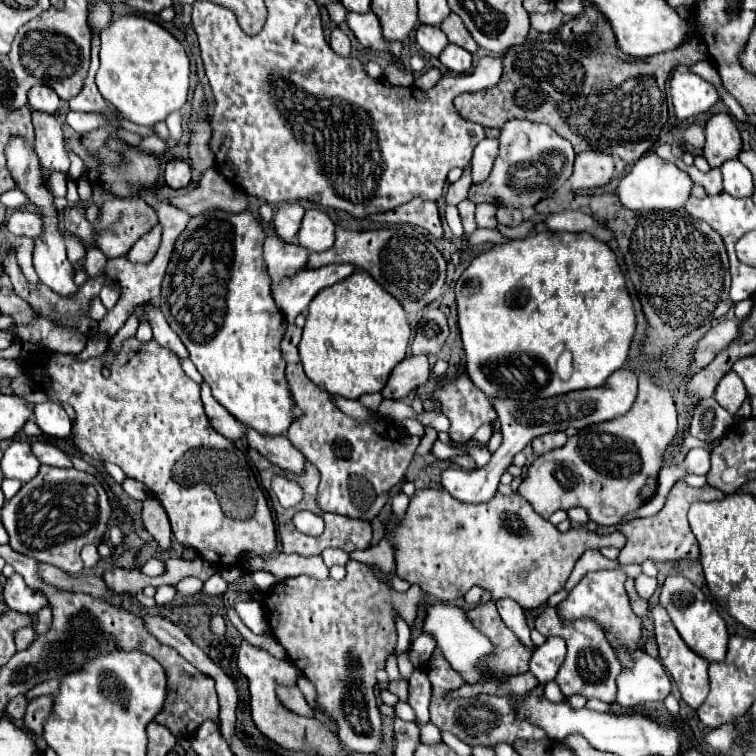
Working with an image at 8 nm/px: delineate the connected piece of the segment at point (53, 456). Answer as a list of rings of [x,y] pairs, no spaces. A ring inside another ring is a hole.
[[[31,441],[29,443],[31,449],[33,449],[33,455],[43,463],[43,465],[53,465],[53,467],[71,467],[71,461],[67,459],[67,455],[51,445],[51,443],[45,443],[45,441]]]

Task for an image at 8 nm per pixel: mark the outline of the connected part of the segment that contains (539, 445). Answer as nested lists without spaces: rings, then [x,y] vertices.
[[[559,431],[559,433],[541,435],[541,437],[533,439],[531,445],[533,445],[535,455],[543,455],[543,453],[547,453],[547,451],[551,451],[551,449],[559,449],[561,445],[565,445],[565,441],[567,441],[567,435],[565,435],[563,431]]]

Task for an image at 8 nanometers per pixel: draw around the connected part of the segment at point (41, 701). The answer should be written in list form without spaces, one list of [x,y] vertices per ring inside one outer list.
[[[49,695],[29,701],[27,711],[25,711],[27,729],[31,729],[33,733],[41,733],[41,729],[45,725],[43,721],[45,721],[45,717],[49,717],[51,711],[53,711],[53,697],[49,697]]]

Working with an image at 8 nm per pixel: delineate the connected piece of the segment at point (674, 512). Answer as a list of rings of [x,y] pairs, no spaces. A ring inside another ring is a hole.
[[[677,481],[675,487],[671,489],[669,497],[667,497],[665,507],[657,515],[633,519],[633,521],[627,521],[627,523],[617,523],[617,525],[611,525],[611,527],[599,527],[597,535],[609,535],[615,529],[625,533],[627,545],[621,549],[619,559],[617,559],[621,565],[643,563],[645,551],[647,551],[647,559],[653,559],[653,561],[695,561],[695,559],[699,559],[699,545],[697,545],[695,535],[689,533],[687,509],[695,501],[715,501],[715,499],[723,499],[723,497],[725,497],[725,493],[721,493],[719,489],[713,489],[711,485],[695,489],[695,487],[689,487],[685,481]],[[661,547],[663,547],[663,559],[661,559]]]

